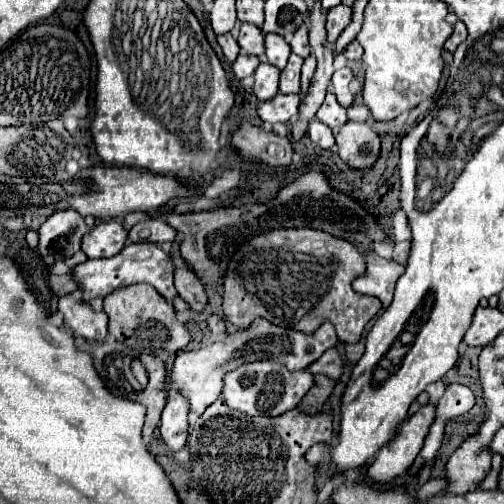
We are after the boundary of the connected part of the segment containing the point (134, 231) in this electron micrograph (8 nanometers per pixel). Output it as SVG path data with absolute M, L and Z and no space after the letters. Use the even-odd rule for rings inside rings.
M146 219L142 223L136 223L130 229L130 239L132 241L148 241L148 243L164 243L164 241L174 241L176 229L172 229L168 223L160 219Z

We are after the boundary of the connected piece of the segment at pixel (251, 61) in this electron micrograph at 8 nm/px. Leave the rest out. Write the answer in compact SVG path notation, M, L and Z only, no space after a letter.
M240 53L238 59L232 63L232 71L236 75L236 79L244 79L248 75L252 75L256 71L256 67L260 65L260 59L254 57L254 55L246 55L246 53Z

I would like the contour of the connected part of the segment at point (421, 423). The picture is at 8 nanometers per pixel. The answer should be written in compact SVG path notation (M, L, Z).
M436 403L422 405L408 421L400 423L392 441L388 441L376 455L376 461L368 467L368 475L374 481L388 483L394 477L400 477L414 463L422 451L424 439L430 431L430 425L436 419Z

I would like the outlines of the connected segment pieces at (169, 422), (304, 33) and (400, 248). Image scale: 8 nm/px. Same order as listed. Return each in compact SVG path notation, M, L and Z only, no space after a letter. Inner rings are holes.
M174 393L164 411L162 411L162 427L160 427L160 435L164 439L164 443L172 449L178 451L180 447L184 447L186 443L186 435L188 435L188 399L182 393Z
M300 25L294 35L292 35L292 41L290 41L290 47L296 55L300 57L308 57L310 55L310 45L308 45L308 27L306 25Z
M404 241L404 243L396 243L394 245L394 253L392 253L392 259L400 265L406 263L408 259L408 253L410 253L410 241Z

